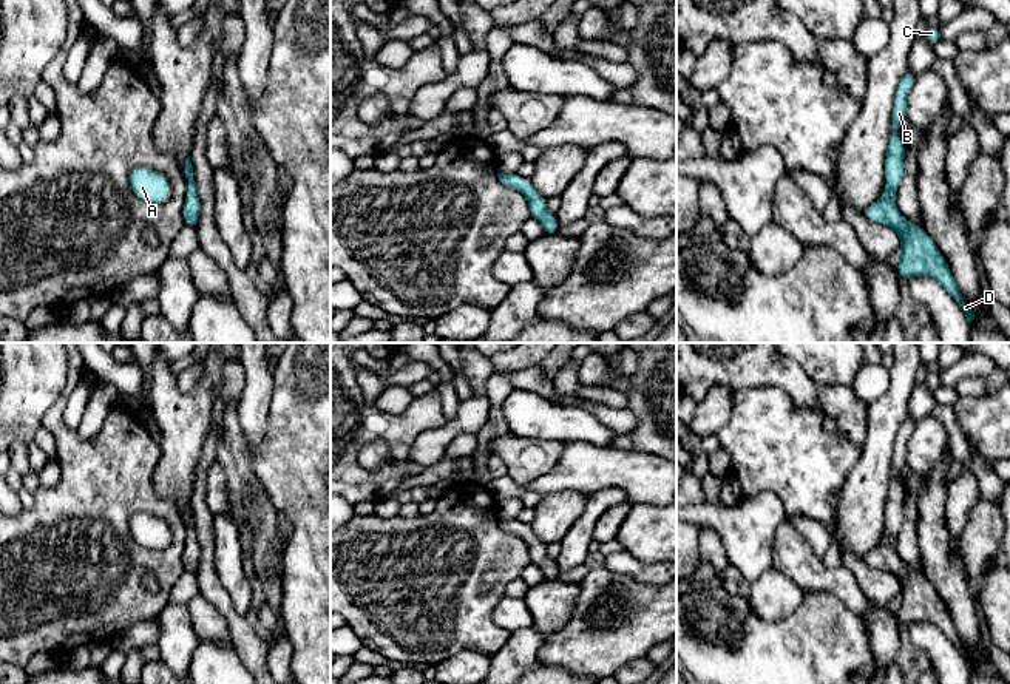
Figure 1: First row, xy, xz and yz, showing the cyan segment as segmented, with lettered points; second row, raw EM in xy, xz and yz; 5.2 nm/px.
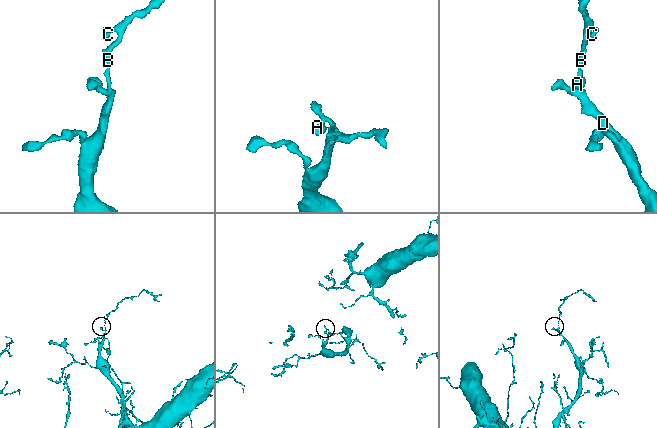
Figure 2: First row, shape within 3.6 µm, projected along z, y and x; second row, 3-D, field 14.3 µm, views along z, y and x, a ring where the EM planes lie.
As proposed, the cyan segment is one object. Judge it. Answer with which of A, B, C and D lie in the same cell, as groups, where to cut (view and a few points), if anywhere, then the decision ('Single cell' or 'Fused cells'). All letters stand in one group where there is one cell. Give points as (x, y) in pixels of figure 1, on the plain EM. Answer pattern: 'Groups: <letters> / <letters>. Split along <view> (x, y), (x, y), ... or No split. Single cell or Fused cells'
Groups: A B C D. No split. Single cell

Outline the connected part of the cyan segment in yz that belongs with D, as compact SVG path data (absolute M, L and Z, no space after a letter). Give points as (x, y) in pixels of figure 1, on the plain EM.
M908 415L899 428L891 463L891 482L885 503L885 539L863 557L863 562L869 567L891 573L899 581L902 588L899 598L900 608L897 613L899 622L933 622L951 641L964 656L968 669L971 669L976 661L957 635L953 619L934 587L917 568L907 568L896 553L894 542L905 520L905 491L896 477L907 466L907 445L914 426L916 422Z

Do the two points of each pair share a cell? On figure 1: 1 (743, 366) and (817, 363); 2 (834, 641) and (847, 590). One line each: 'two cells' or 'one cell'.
1: two cells
2: two cells

